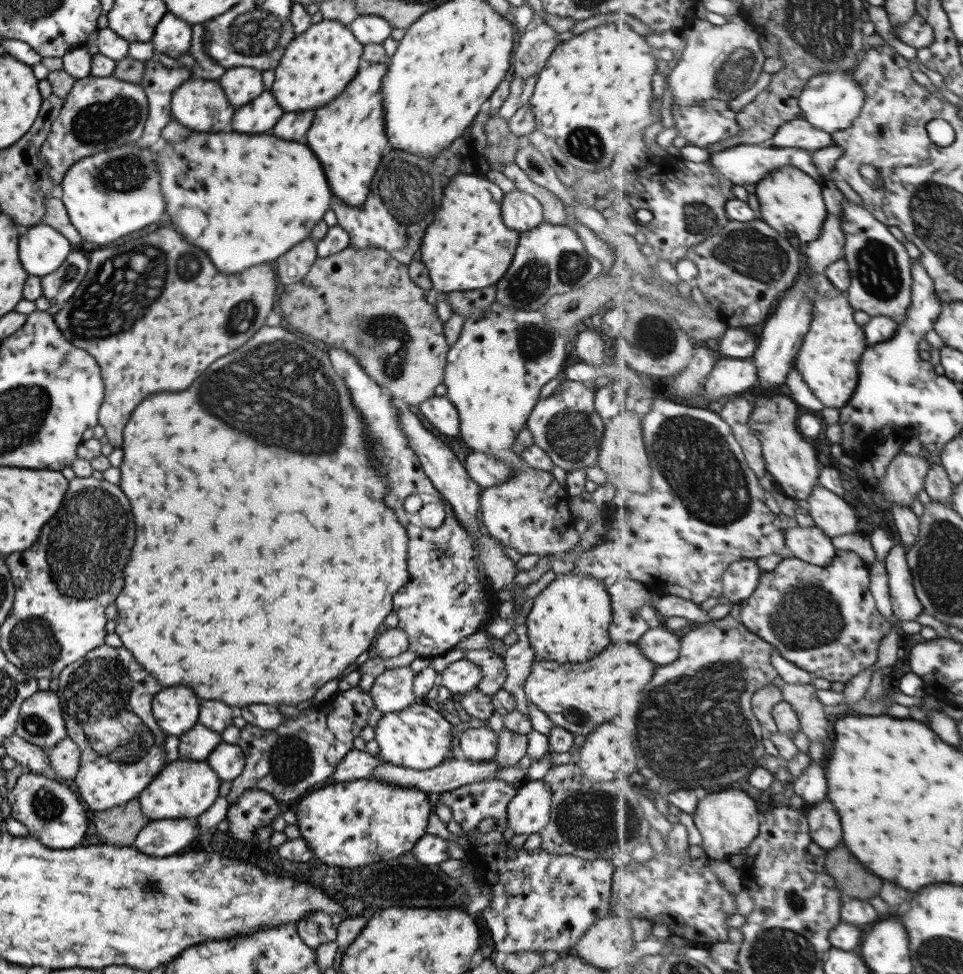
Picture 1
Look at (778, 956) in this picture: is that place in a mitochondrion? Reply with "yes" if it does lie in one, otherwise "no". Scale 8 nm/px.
yes

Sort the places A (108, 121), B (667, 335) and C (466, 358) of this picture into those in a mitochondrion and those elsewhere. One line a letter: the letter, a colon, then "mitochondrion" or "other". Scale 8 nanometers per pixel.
A: mitochondrion
B: mitochondrion
C: other

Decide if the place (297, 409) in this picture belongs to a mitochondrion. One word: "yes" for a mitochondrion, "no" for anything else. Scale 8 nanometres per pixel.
yes

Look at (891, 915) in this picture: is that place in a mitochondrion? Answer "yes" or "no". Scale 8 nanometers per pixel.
no

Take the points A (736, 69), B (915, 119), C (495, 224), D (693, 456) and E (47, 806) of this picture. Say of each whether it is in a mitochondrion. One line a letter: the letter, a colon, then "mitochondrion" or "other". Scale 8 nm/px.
A: mitochondrion
B: other
C: other
D: mitochondrion
E: mitochondrion

